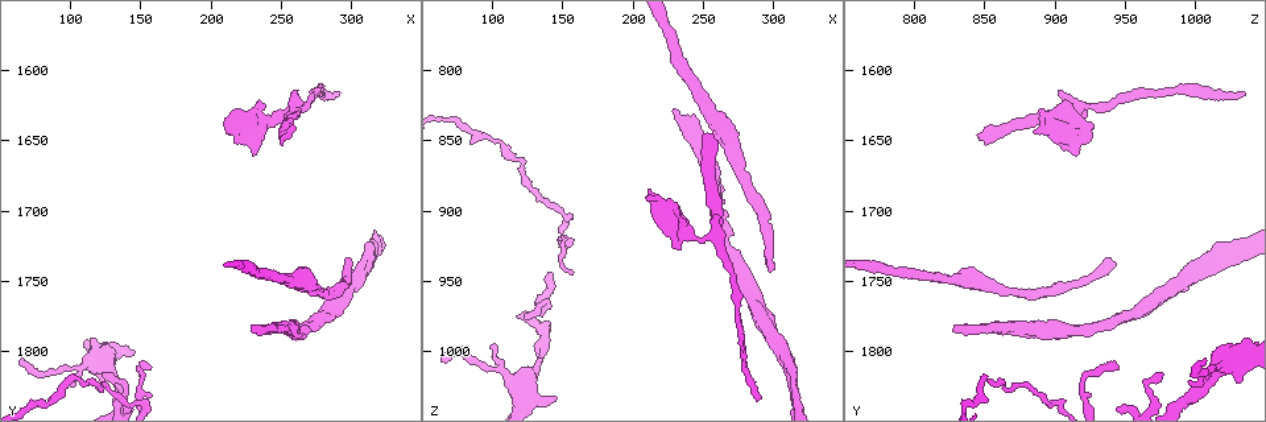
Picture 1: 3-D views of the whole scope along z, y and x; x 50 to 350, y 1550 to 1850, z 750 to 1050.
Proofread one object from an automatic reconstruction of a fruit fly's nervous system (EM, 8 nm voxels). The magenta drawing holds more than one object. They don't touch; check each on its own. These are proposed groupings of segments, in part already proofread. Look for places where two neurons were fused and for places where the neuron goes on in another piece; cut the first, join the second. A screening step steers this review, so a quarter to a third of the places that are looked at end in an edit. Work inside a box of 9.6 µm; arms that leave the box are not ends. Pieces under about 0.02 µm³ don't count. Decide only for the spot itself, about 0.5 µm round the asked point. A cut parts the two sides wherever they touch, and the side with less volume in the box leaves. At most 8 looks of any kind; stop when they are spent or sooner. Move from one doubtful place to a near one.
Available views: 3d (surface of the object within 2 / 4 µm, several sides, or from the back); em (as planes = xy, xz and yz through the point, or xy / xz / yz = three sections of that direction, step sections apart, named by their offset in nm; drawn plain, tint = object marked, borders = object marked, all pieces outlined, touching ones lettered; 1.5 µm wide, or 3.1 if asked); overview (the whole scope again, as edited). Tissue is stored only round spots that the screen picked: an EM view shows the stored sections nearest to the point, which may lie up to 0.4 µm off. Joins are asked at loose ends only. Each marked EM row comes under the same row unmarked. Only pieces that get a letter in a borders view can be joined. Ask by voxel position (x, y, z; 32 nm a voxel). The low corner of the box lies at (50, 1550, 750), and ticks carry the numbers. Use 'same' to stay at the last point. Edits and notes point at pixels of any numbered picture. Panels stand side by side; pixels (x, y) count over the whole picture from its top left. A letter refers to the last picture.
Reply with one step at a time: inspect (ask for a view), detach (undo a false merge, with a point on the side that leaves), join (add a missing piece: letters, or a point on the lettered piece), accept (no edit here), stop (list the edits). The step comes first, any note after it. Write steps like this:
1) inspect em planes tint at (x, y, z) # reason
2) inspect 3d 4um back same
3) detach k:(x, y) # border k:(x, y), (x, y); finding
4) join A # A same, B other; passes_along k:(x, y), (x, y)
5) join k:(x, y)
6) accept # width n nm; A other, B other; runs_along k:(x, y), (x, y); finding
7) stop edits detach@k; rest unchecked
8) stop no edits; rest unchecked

inspect em xz step 4 borders at (296, 1736, 942) # long arm stops here

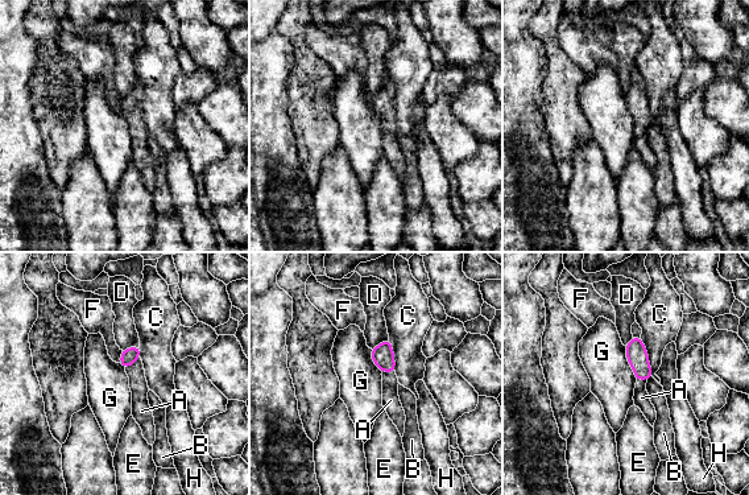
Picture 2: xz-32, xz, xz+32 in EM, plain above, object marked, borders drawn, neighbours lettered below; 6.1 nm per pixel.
join A # A same, B other, C other, D other, E other, F other, G other, H other; passes_along 2:(129, 357), (132, 364), (139, 387); it goes on there

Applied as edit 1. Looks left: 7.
inspect em planes borders at (256, 1630, 918) # abrupt turn

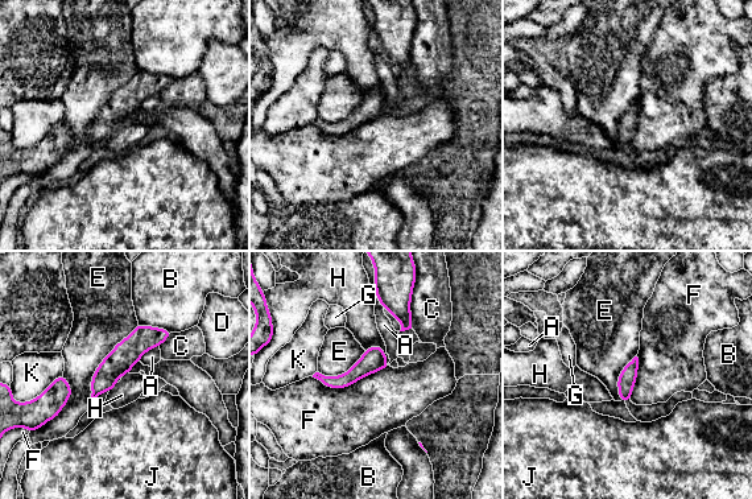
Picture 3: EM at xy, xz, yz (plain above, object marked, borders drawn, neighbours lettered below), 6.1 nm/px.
accept # A other, B other, C other, D other, E other, F other, G other, H other, J other, K other; runs_along 3:(166, 333), (143, 338), (95, 394); one neuron here

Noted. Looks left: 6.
stop edits join@2; rest unchecked

